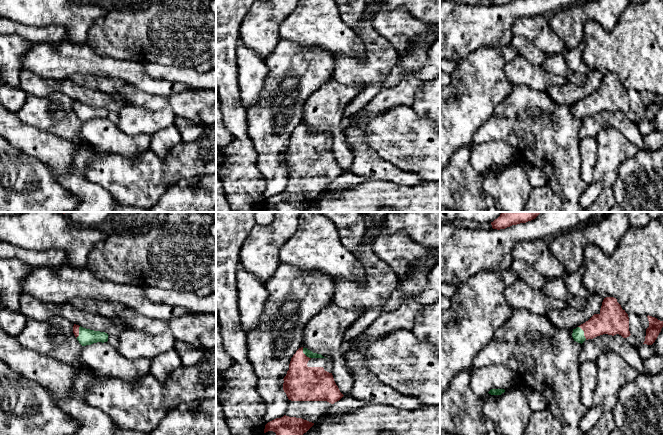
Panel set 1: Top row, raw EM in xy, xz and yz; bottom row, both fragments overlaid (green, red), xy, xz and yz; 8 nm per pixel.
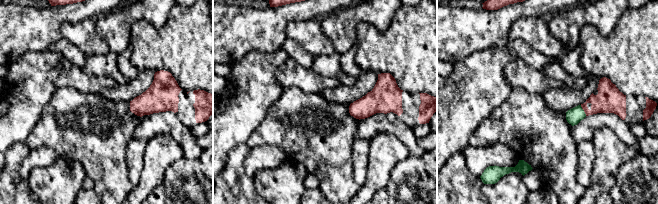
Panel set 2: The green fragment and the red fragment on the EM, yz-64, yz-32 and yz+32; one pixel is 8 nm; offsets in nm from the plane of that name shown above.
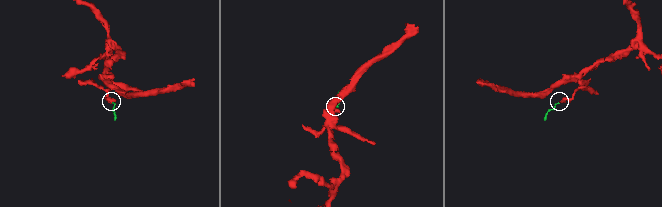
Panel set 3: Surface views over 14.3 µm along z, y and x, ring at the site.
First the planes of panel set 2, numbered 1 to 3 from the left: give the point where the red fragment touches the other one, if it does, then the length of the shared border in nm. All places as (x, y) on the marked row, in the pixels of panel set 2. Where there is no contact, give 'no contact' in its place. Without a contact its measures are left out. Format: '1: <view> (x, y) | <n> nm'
1: no contact
2: no contact
3: yz+32 (583, 110) | 100 nm

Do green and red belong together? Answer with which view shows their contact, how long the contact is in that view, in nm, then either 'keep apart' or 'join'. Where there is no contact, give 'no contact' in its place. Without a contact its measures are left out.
meets green in yz; contact 130 nm long; join

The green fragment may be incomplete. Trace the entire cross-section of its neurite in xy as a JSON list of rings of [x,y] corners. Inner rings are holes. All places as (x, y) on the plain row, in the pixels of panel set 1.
[[[76,100],[73,102],[73,109],[82,122],[91,121],[97,118],[107,118],[109,112],[105,108],[86,105]]]

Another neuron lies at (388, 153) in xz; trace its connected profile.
[[[402,105],[367,117],[357,128],[364,131],[368,144],[381,158],[403,170],[416,172],[425,181],[440,183],[440,128],[435,122]]]

